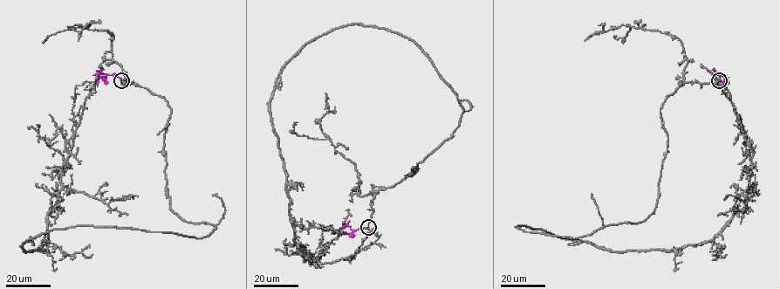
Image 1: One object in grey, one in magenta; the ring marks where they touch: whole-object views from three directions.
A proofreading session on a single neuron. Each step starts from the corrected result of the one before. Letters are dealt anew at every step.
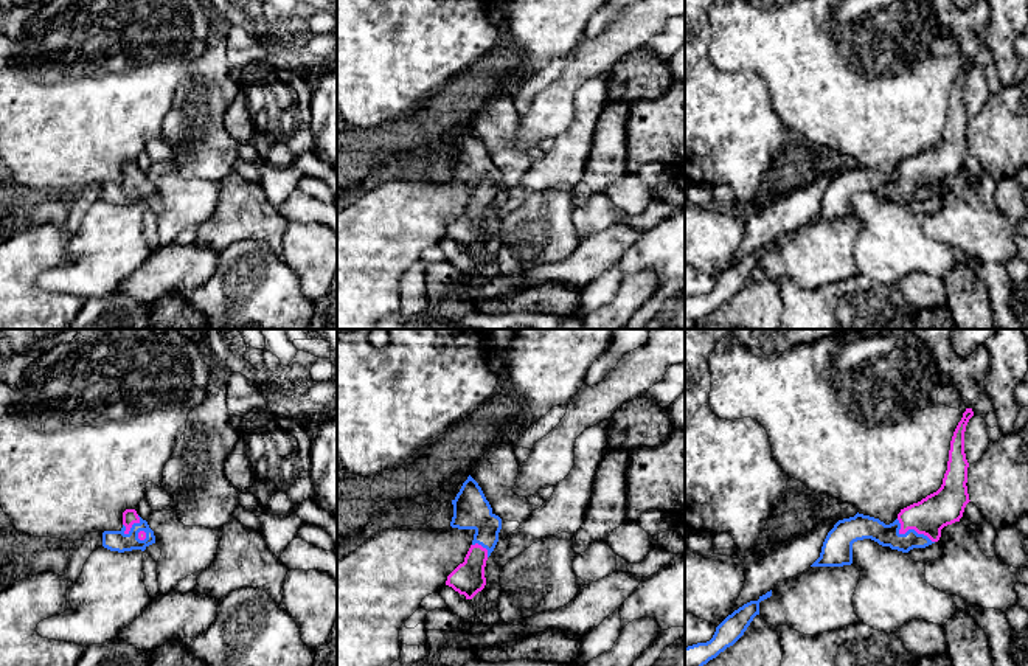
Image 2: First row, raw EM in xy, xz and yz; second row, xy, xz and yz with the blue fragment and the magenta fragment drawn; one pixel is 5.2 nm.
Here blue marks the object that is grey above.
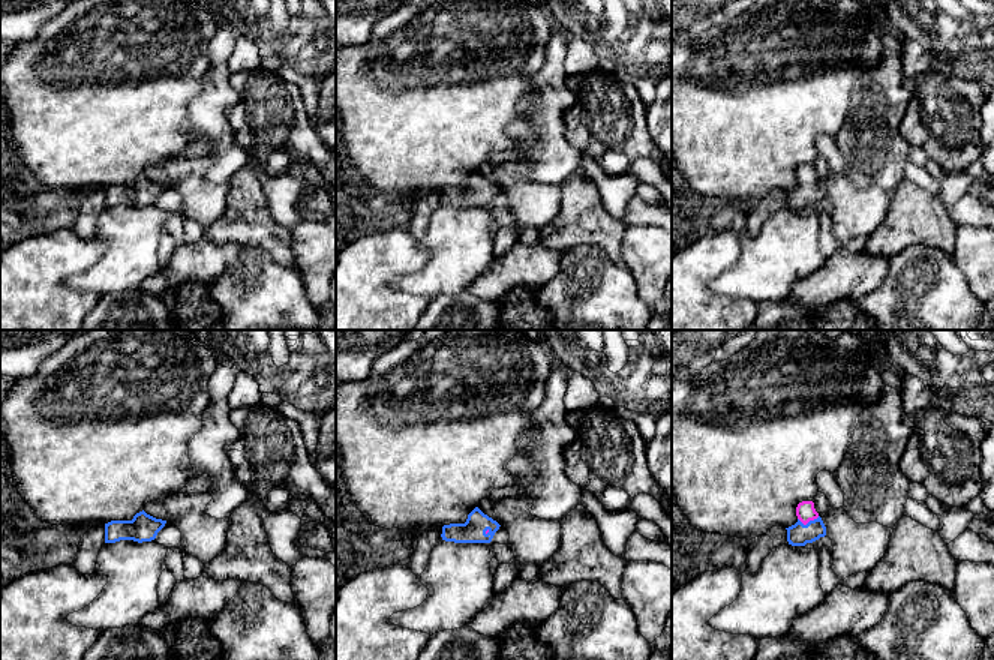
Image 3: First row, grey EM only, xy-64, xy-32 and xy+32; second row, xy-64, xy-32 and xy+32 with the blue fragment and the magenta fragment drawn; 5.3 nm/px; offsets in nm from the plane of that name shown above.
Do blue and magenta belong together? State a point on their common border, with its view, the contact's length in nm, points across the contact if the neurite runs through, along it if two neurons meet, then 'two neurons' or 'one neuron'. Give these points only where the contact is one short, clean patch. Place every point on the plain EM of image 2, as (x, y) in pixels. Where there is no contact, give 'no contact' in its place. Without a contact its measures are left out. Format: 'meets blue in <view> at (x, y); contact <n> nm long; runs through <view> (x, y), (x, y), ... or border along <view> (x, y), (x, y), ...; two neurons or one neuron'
meets blue in yz at (910, 182); contact 240 nm long; runs through yz (862, 179), (881, 185), (910, 182), (944, 159); one neuron

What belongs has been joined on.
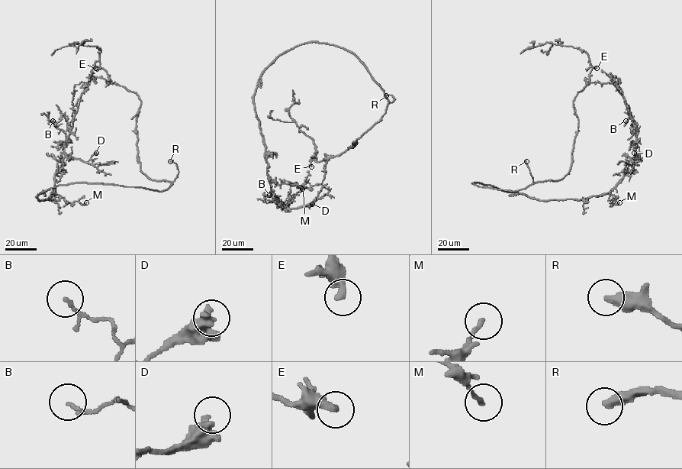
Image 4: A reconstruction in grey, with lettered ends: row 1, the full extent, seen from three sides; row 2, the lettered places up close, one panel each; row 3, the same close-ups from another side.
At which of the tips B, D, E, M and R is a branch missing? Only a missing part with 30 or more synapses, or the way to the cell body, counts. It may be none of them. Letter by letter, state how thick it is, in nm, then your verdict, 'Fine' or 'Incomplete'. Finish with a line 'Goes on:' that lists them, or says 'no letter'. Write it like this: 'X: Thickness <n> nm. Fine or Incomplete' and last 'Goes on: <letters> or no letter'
B: Thickness 100 nm. Fine
D: Thickness 440 nm. Fine
E: Thickness 340 nm. Fine
M: Thickness 160 nm. Fine
R: Thickness 380 nm. Incomplete
Goes on: R

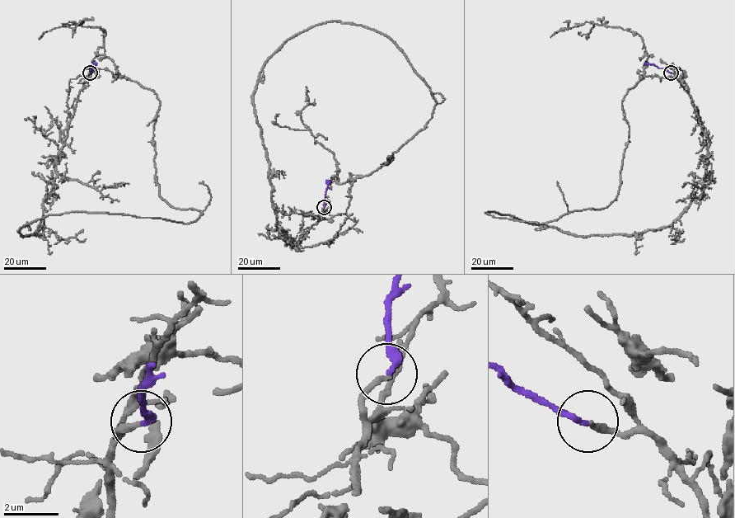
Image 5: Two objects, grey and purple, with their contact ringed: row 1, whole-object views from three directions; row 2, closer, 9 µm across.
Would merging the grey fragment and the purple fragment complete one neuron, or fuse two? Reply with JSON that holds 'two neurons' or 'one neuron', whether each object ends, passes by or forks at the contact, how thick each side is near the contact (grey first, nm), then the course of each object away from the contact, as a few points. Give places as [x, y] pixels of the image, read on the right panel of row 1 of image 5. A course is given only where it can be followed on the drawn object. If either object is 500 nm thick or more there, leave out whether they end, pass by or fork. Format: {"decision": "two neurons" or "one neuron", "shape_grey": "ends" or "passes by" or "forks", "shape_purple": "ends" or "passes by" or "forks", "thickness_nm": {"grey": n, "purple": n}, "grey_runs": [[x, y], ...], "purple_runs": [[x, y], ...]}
{"decision": "two neurons", "shape_grey": "ends", "shape_purple": "ends", "thickness_nm": {"grey": 220, "purple": 220}, "grey_runs": [[671, 72], [709, 146], [670, 224], [493, 217], [618, 195], [643, 40], [550, 37]], "purple_runs": [[671, 72], [644, 63]]}

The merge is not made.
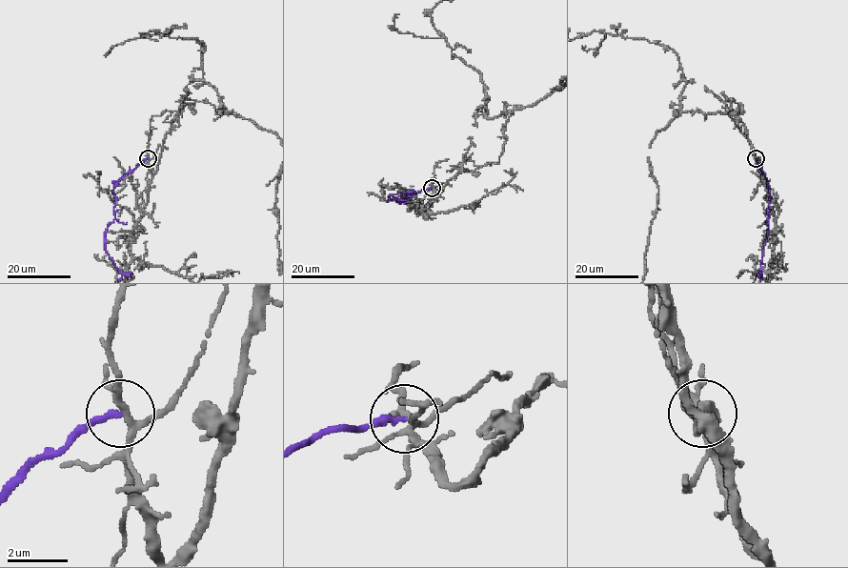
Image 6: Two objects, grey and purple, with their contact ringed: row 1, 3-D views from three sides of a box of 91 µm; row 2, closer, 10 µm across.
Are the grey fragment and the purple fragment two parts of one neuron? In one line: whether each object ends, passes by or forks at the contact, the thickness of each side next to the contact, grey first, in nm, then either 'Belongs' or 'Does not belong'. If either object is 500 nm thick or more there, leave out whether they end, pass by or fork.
At the ring grey forks. At the ring purple ends. Thickness 190 nm (grey) against 220 nm. Does not belong

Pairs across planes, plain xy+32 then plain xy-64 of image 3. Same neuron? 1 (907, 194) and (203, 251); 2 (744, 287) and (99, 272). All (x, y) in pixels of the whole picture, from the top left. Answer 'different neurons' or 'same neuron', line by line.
1: different neurons
2: same neuron

